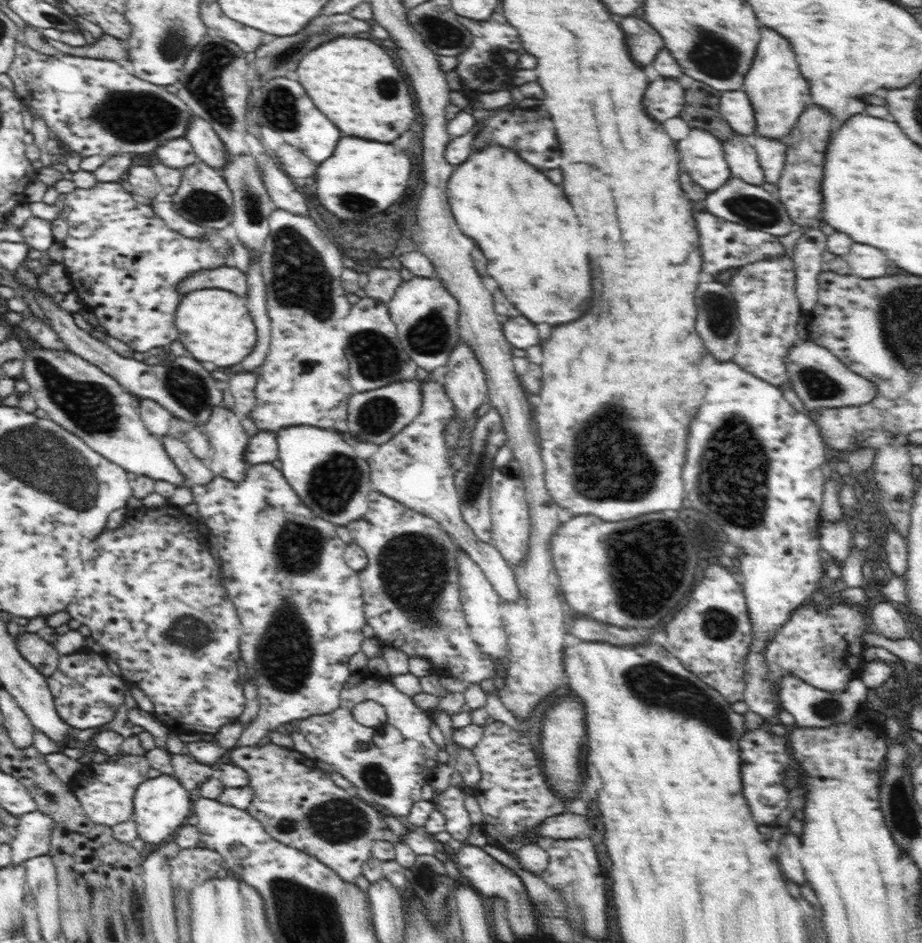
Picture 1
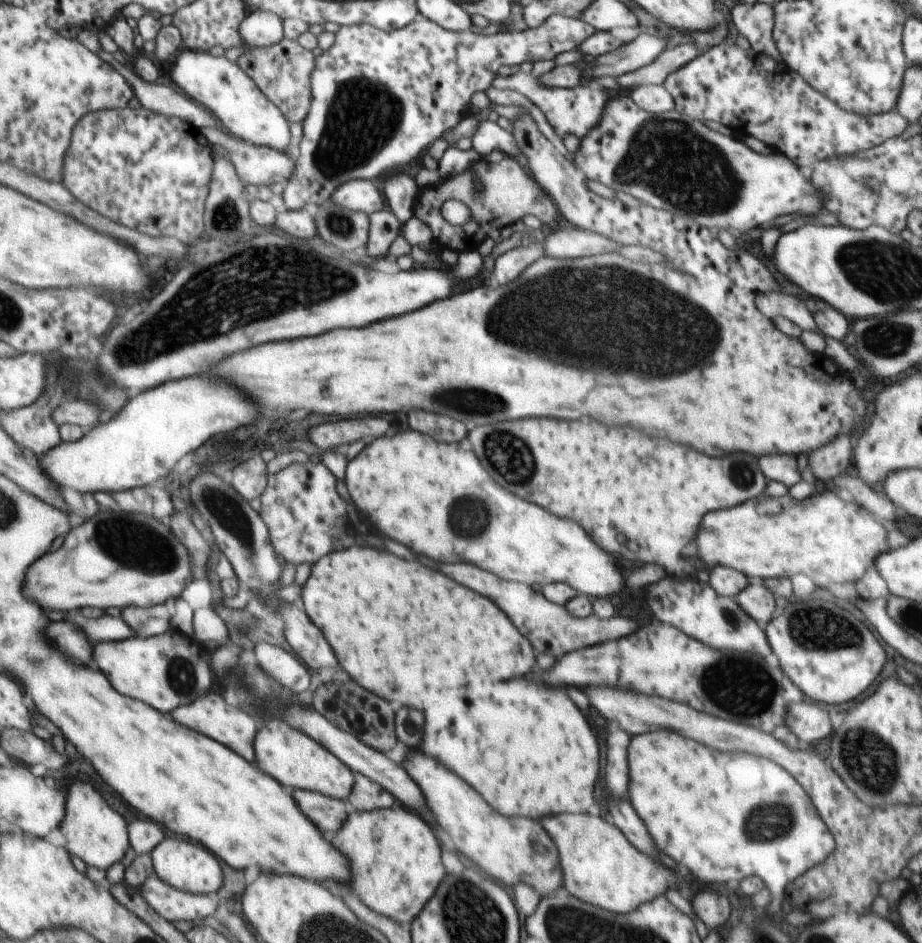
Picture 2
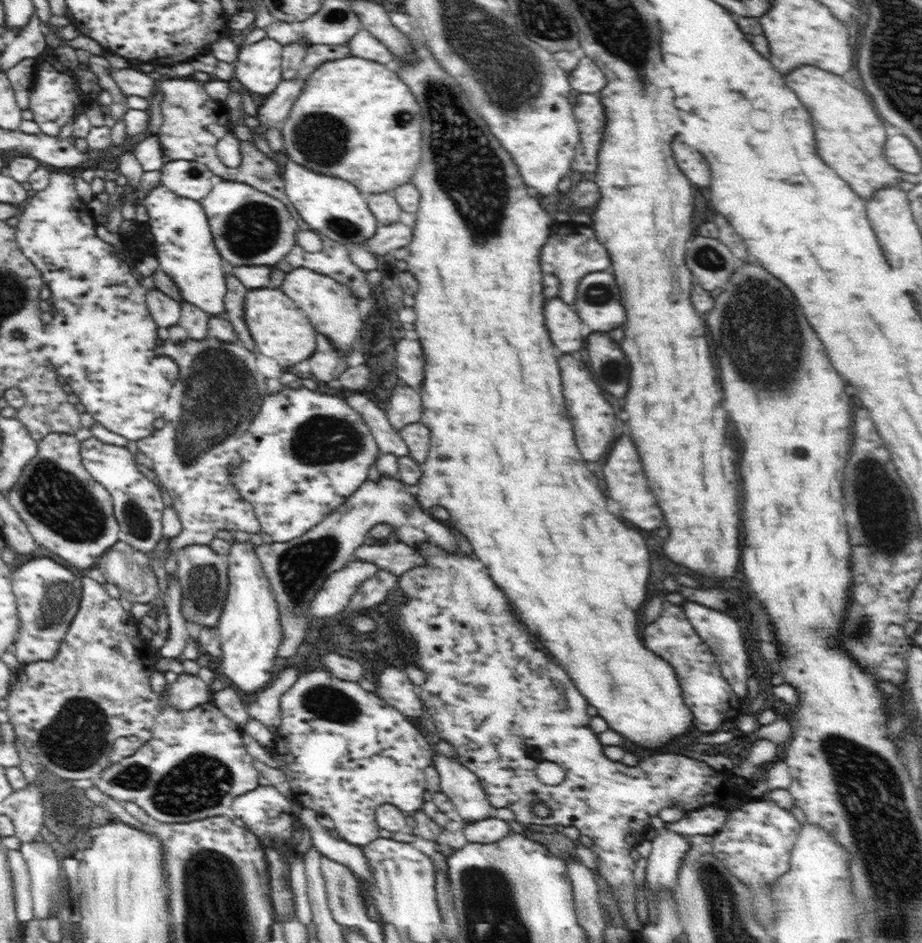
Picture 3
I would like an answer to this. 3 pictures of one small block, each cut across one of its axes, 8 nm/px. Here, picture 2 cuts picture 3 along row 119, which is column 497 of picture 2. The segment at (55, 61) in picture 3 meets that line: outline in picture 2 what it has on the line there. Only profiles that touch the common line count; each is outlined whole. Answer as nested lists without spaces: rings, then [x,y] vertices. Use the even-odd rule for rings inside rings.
[[[418,13],[418,20],[412,21],[408,26],[399,28],[396,30],[385,31],[370,26],[369,24],[353,24],[352,26],[340,25],[340,30],[335,33],[336,39],[334,44],[324,51],[322,56],[315,58],[315,67],[312,71],[311,80],[311,96],[312,100],[310,108],[306,118],[303,122],[303,134],[298,146],[298,159],[296,160],[296,172],[292,172],[290,180],[284,184],[284,191],[282,197],[284,200],[284,206],[288,212],[294,212],[295,210],[302,210],[306,204],[316,204],[320,206],[322,202],[330,199],[333,192],[345,182],[349,180],[374,180],[378,176],[388,177],[389,175],[401,172],[404,166],[412,164],[414,160],[419,159],[420,154],[428,149],[434,140],[443,136],[444,132],[456,128],[458,123],[463,117],[468,116],[471,112],[471,101],[472,94],[474,92],[485,91],[492,85],[492,80],[496,78],[498,68],[500,66],[508,65],[518,66],[522,62],[536,61],[549,61],[555,59],[558,54],[566,52],[568,50],[575,50],[578,44],[582,44],[582,40],[590,38],[595,33],[594,28],[586,22],[582,22],[579,18],[568,18],[562,15],[552,15],[547,18],[544,24],[537,26],[536,28],[520,30],[520,31],[509,31],[509,32],[498,32],[488,36],[488,34],[478,34],[478,32],[464,31],[454,32],[438,26],[435,22],[430,22],[428,18],[420,16]]]

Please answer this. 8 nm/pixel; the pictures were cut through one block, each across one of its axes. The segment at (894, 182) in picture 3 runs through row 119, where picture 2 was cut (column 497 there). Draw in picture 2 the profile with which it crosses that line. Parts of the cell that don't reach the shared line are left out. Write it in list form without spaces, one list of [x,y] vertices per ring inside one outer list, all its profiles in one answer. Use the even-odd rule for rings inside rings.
[[[408,748],[404,756],[406,772],[422,790],[426,804],[442,820],[444,832],[449,834],[457,852],[478,864],[494,880],[506,886],[528,884],[540,898],[552,896],[563,888],[560,854],[556,844],[540,822],[518,816],[502,816],[484,800],[475,788],[470,788],[461,776],[442,766],[438,760]]]

